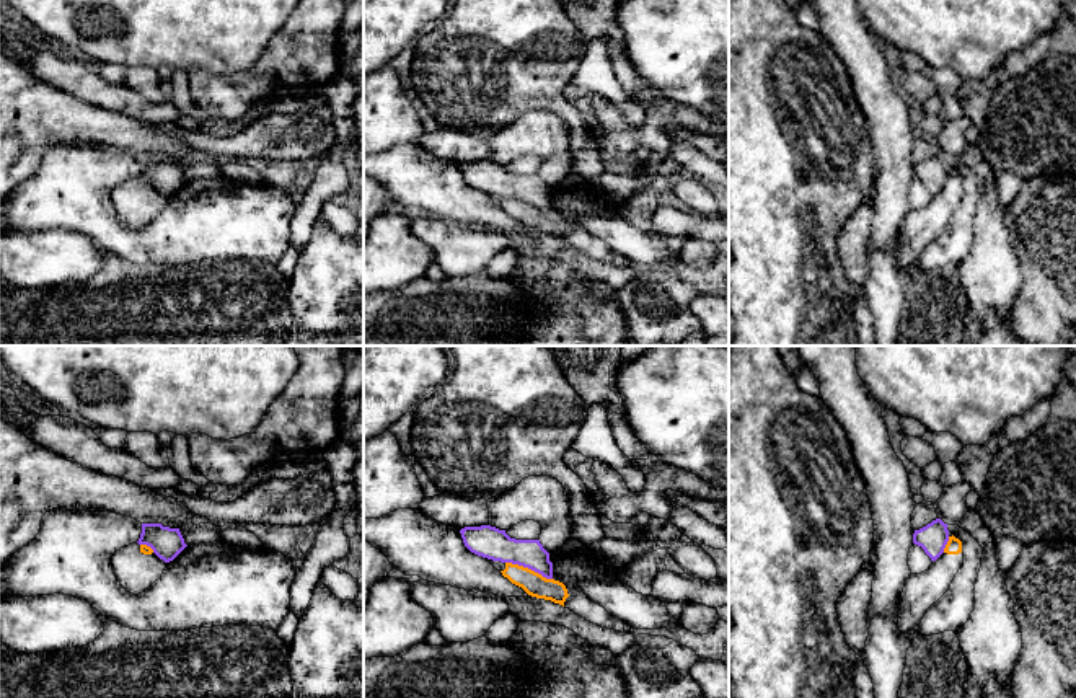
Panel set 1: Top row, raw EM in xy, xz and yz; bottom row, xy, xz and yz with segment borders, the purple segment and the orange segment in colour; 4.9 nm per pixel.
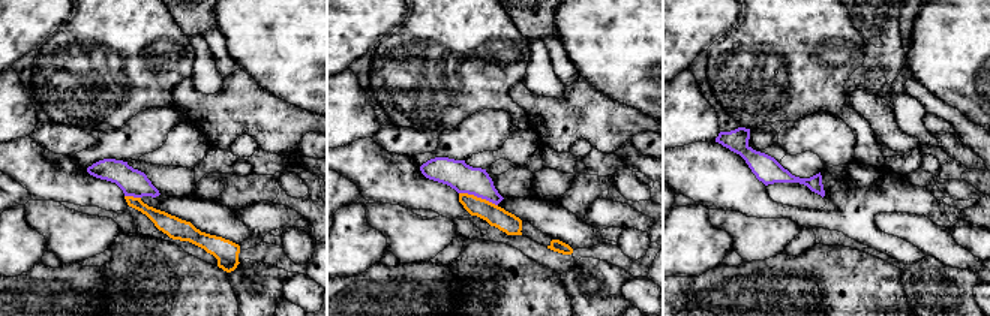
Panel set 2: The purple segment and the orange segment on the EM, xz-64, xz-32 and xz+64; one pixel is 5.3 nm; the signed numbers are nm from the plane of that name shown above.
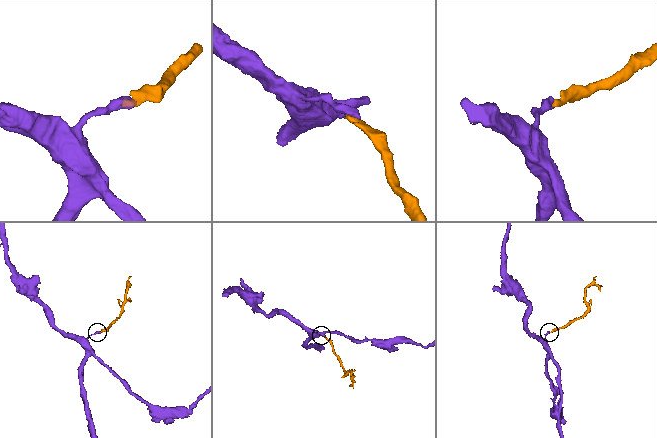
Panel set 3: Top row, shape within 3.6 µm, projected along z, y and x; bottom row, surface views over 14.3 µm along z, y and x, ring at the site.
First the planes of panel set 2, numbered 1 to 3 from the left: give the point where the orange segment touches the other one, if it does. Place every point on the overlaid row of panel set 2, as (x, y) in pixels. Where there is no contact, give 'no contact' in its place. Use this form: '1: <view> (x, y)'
1: xz-64 (132, 195)
2: xz-32 (479, 196)
3: no contact

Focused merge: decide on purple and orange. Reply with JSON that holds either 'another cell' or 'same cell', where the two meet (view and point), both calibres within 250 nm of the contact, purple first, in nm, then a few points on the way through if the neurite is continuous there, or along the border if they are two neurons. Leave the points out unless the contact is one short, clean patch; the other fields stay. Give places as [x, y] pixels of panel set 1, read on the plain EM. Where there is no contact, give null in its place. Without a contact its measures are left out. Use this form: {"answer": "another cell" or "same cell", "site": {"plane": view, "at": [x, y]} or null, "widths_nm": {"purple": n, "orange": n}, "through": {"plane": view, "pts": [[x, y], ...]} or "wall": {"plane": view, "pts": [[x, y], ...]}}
{"answer": "another cell", "site": {"plane": "xz", "at": [529, 203]}, "widths_nm": {"purple": 160, "orange": 110}, "wall": {"plane": "xz", "pts": [[506, 196], [527, 201], [551, 214]]}}

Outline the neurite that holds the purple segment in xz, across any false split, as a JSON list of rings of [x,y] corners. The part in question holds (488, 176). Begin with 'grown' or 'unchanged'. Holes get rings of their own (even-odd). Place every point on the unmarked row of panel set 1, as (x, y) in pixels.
unchanged; [[[491,160],[465,161],[460,168],[465,181],[478,191],[518,199],[553,214],[553,197],[540,174],[515,174]]]

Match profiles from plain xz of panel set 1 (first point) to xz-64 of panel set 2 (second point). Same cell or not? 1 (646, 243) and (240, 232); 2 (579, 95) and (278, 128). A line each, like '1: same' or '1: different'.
1: same
2: same

